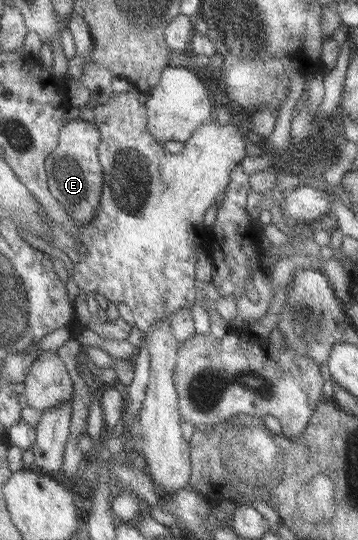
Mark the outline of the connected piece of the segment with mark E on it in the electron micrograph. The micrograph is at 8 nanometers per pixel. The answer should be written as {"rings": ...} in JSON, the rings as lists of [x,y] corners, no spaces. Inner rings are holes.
{"rings":[[[80,118],[66,121],[59,129],[54,150],[45,158],[44,169],[48,189],[59,206],[77,224],[85,224],[93,218],[101,192],[102,170],[98,163],[97,145],[99,132],[95,125]]]}

